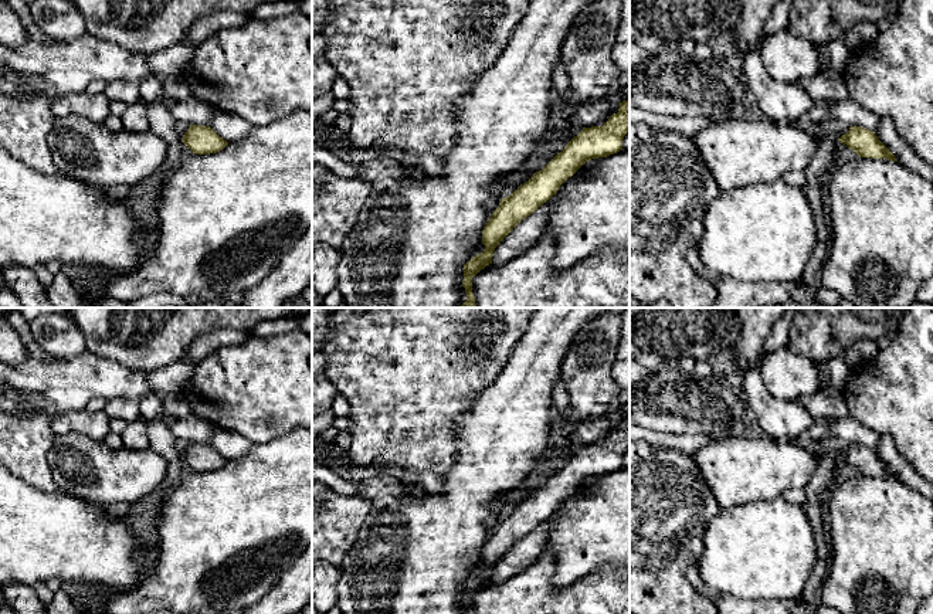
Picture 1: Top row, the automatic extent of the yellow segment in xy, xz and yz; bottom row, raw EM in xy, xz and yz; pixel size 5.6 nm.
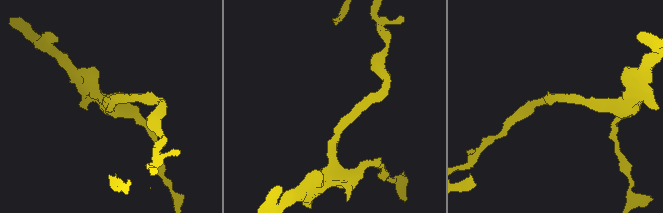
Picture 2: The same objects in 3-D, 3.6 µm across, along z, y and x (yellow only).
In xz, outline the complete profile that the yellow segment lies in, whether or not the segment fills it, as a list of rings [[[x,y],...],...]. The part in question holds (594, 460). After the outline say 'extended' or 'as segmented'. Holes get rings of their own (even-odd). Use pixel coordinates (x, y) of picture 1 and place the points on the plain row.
[[[620,420],[618,430],[603,444],[583,445],[566,465],[542,488],[503,515],[482,547],[485,567],[464,583],[462,604],[466,614],[474,614],[472,596],[492,581],[495,566],[527,533],[550,518],[559,505],[586,479],[607,475],[622,468],[622,457],[630,451],[630,420]]] | as segmented

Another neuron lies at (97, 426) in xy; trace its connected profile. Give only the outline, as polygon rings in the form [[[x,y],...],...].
[[[72,410],[52,418],[51,430],[54,435],[69,432],[84,434],[92,440],[104,441],[111,431],[111,418],[105,411]]]

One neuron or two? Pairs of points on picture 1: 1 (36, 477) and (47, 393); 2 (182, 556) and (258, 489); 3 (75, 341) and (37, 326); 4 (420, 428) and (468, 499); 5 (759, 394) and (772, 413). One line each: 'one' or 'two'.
1: one
2: one
3: one
4: two
5: one

